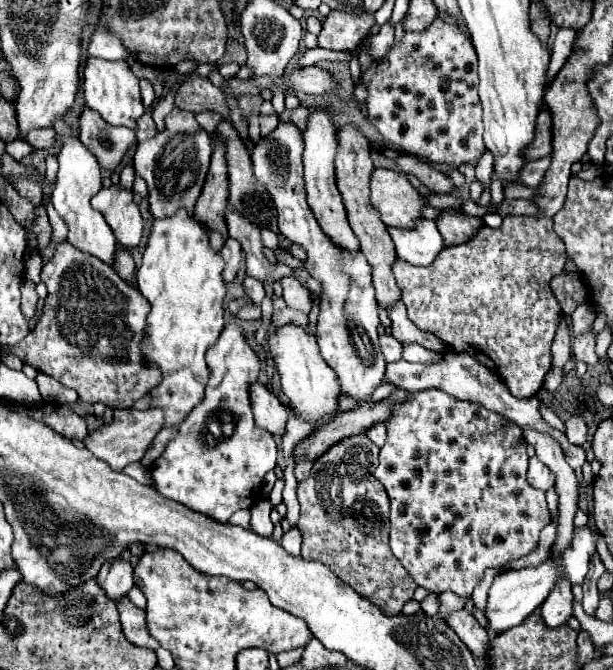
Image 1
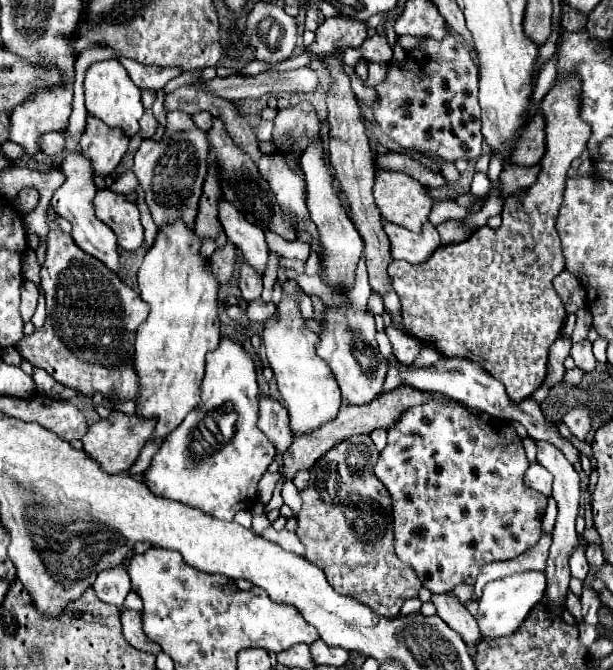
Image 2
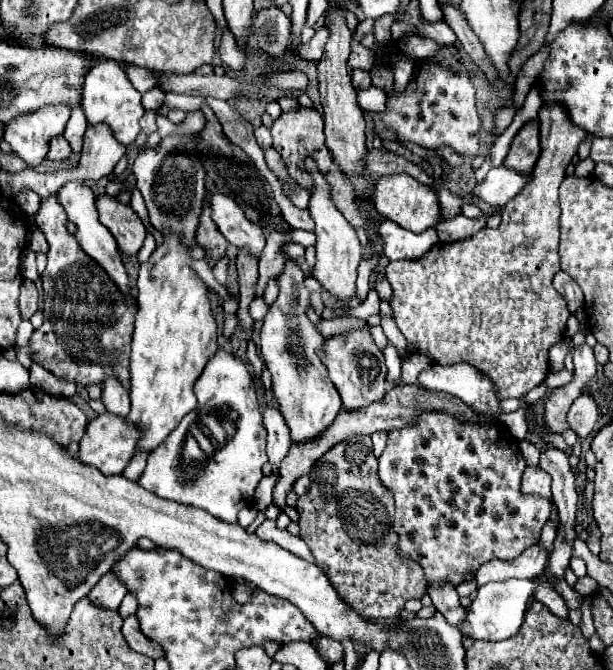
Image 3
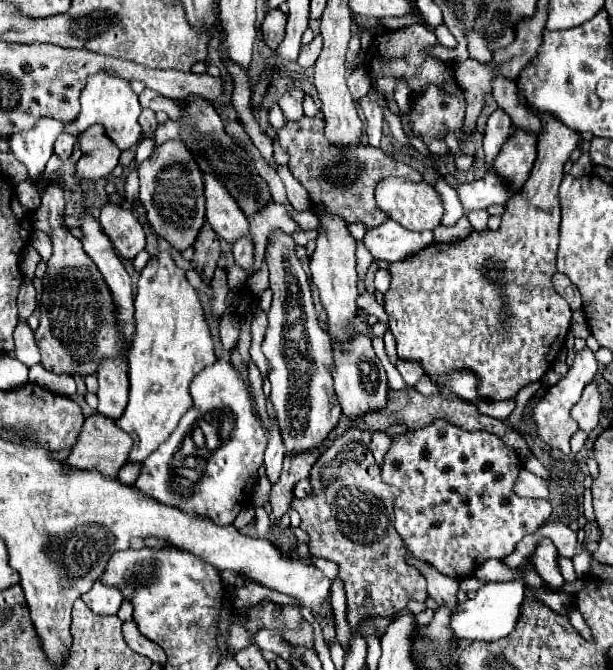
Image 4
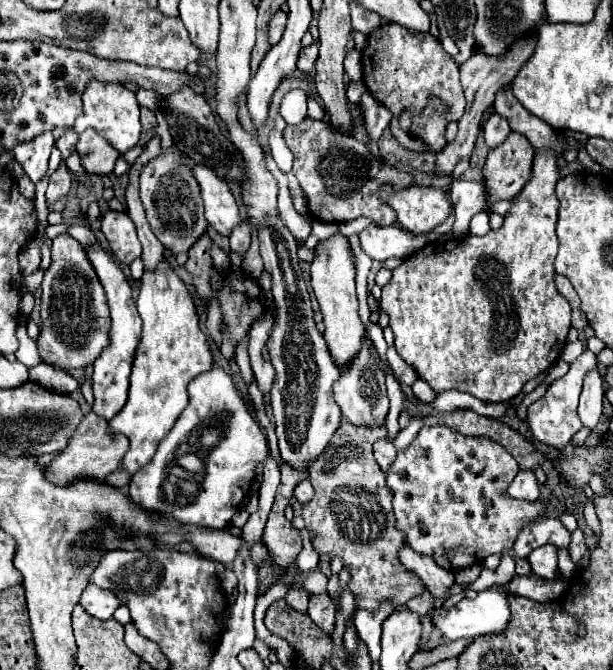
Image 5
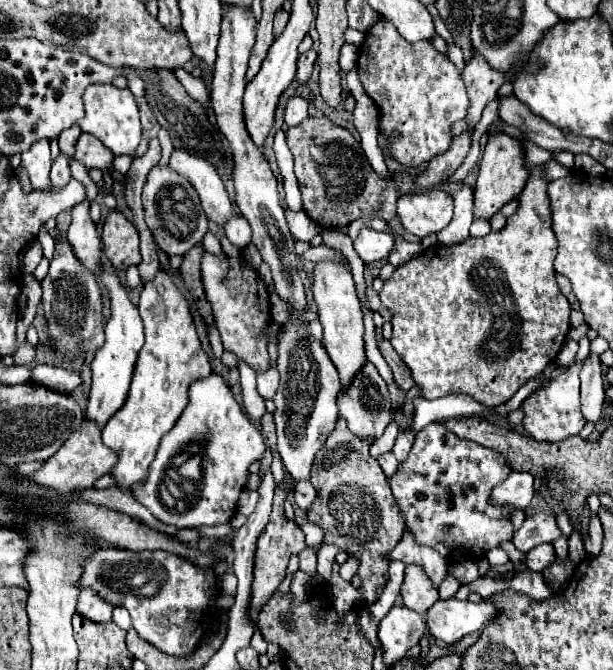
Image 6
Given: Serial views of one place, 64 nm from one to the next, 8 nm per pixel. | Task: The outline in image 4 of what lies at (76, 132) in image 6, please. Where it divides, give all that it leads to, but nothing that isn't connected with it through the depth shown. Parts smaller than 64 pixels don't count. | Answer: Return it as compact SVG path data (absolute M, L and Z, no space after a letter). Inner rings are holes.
M60 134L58 140L54 142L54 154L60 160L68 160L72 154L72 146L74 146L74 138L70 134Z

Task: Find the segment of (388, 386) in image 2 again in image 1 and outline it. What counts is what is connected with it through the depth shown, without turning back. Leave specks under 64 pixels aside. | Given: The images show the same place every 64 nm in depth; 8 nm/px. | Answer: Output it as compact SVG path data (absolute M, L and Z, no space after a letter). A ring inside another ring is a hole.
M384 384L384 386L378 386L378 388L374 390L374 396L370 396L368 404L378 404L378 402L382 402L384 398L388 398L392 392L394 392L394 386L392 386L392 384Z

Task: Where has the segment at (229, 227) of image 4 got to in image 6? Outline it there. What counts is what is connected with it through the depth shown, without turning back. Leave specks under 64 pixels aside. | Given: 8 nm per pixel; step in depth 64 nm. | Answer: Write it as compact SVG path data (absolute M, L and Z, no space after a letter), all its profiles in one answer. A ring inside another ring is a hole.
M174 150L168 164L192 182L210 222L222 228L234 216L234 202L230 200L218 172L210 168L210 162L206 162L204 158L196 158L188 152Z

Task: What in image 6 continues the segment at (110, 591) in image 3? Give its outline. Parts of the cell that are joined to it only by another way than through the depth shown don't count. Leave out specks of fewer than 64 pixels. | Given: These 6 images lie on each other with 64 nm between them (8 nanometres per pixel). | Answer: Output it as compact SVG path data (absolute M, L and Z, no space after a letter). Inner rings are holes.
M82 590L76 610L92 622L108 622L112 620L114 606L108 600L102 600L94 590Z

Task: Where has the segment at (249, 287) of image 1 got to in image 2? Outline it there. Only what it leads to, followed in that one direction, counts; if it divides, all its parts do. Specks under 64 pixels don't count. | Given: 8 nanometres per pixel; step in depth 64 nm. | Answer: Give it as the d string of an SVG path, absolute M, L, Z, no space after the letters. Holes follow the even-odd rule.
M242 262L240 266L240 290L242 300L246 302L252 302L262 294L262 276L256 270L252 270L246 262Z

